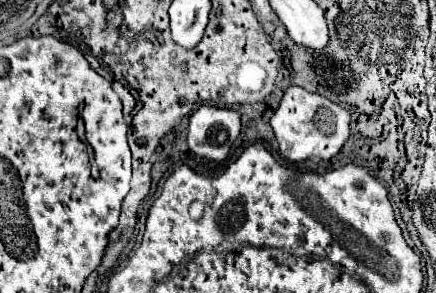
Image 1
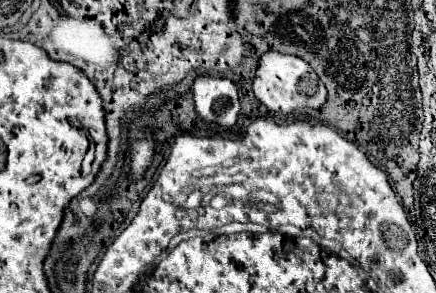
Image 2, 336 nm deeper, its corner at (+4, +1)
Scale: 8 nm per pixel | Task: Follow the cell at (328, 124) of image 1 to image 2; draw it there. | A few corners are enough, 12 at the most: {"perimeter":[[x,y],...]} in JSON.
{"perimeter":[[266,52],[252,90],[268,110],[322,108],[326,88],[298,56]]}

